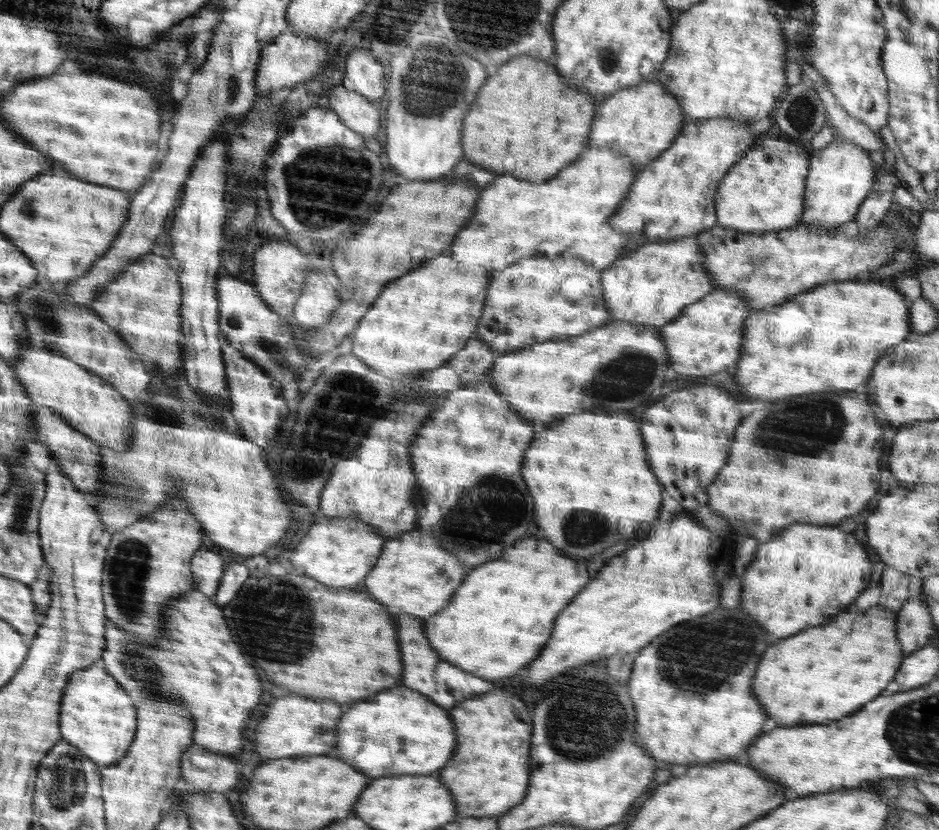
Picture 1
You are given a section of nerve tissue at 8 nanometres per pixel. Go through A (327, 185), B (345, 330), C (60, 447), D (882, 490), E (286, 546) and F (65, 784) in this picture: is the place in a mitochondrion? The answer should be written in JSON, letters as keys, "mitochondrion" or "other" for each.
{"A":"mitochondrion","B":"other","C":"other","D":"other","E":"other","F":"mitochondrion"}

